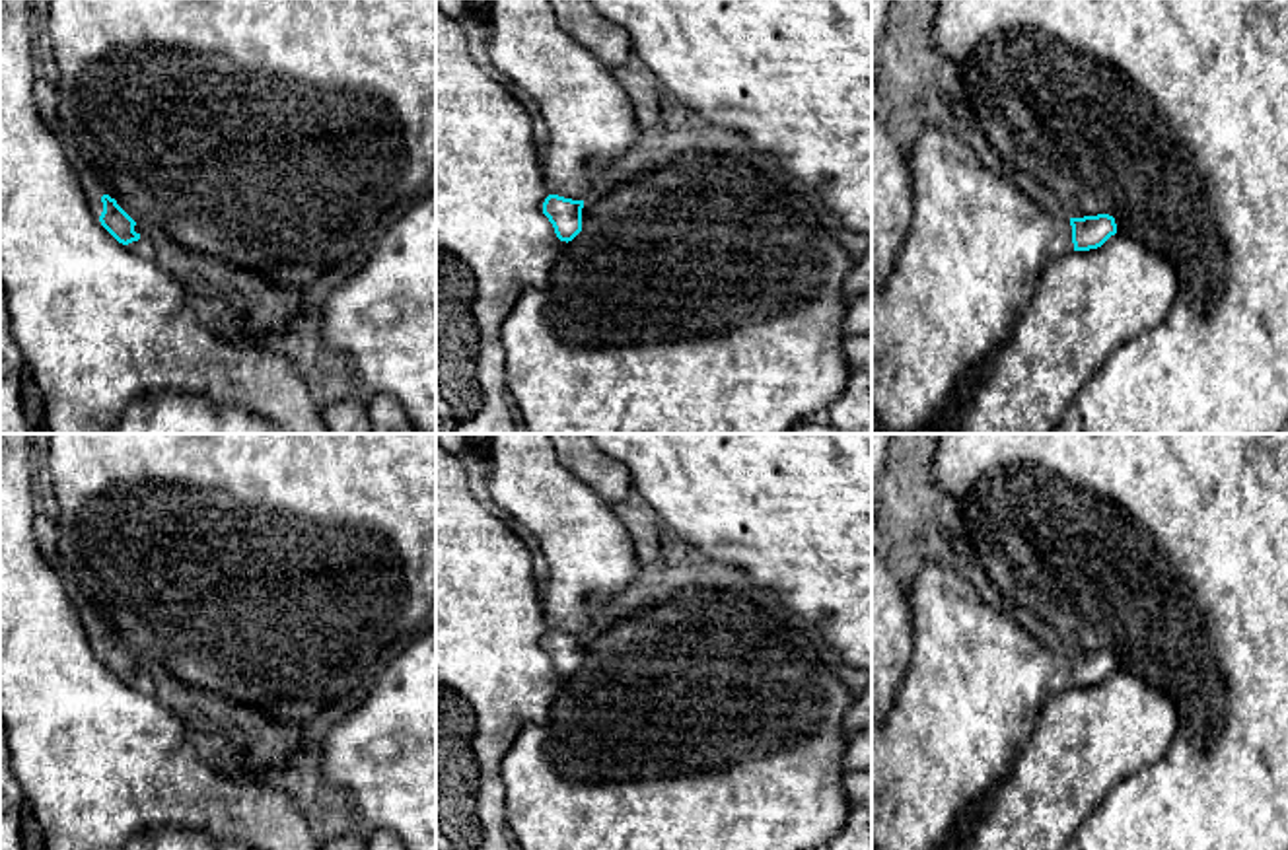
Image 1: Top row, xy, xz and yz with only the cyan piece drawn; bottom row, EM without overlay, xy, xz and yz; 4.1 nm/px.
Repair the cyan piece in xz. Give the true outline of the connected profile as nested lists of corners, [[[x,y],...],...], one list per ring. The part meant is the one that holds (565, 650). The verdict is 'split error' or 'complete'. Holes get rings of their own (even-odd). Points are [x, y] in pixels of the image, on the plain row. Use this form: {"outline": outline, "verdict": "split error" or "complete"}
{"outline": [[[484,434],[483,442],[492,500],[537,537],[545,556],[541,607],[551,630],[543,650],[556,673],[568,679],[582,667],[584,634],[591,622],[588,601],[619,597],[636,578],[632,537],[613,506],[558,463],[549,434]]], "verdict": "split error"}

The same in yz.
{"outline": [[[926,562],[907,585],[912,624],[912,654],[889,714],[872,724],[872,850],[938,850],[967,805],[990,801],[1010,776],[1014,761],[1035,729],[1051,692],[1101,683],[1117,669],[1109,650],[1051,652],[1014,617],[986,605],[953,568]]], "verdict": "split error"}

